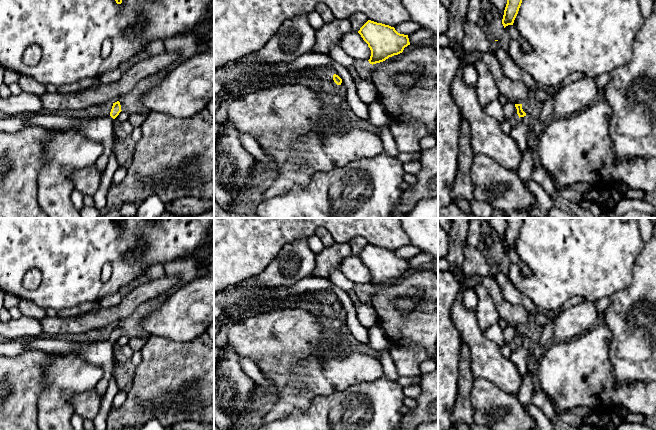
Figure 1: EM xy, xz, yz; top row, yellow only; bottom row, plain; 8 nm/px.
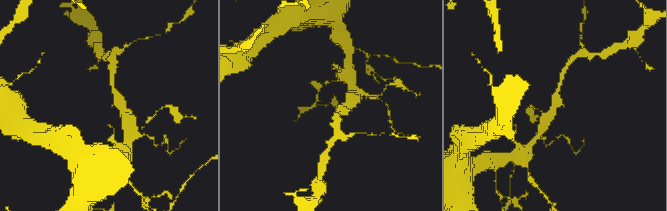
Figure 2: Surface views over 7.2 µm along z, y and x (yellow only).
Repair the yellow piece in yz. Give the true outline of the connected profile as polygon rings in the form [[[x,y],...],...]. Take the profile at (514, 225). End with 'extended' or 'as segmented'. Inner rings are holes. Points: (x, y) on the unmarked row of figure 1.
[[[505,218],[505,219],[507,221],[507,228],[502,243],[502,248],[504,252],[508,249],[513,249],[523,224],[523,218]]]; as segmented

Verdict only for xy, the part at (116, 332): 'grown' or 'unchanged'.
grown

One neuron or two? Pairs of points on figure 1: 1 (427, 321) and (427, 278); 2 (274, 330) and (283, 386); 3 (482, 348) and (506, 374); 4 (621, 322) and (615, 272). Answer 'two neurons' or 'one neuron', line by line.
1: one neuron
2: one neuron
3: one neuron
4: two neurons

